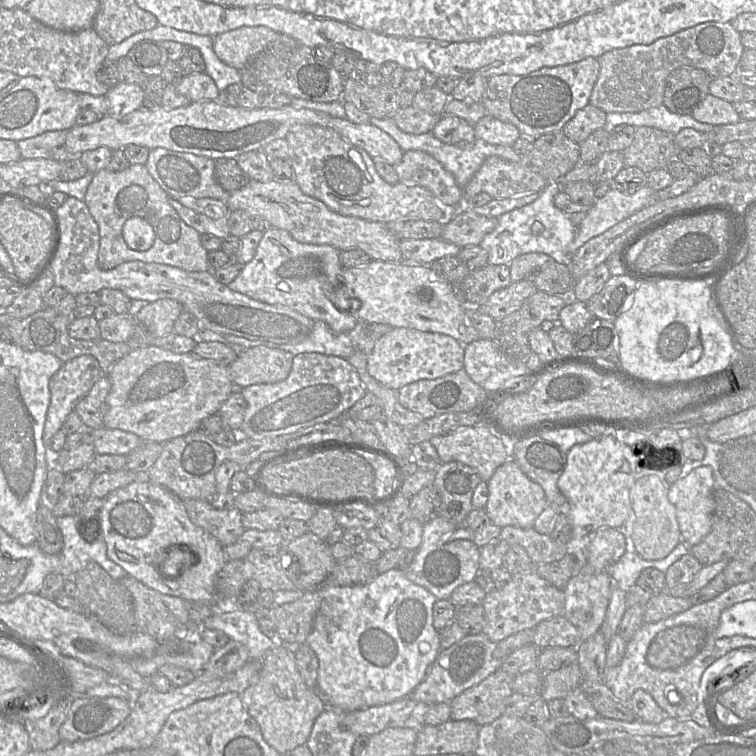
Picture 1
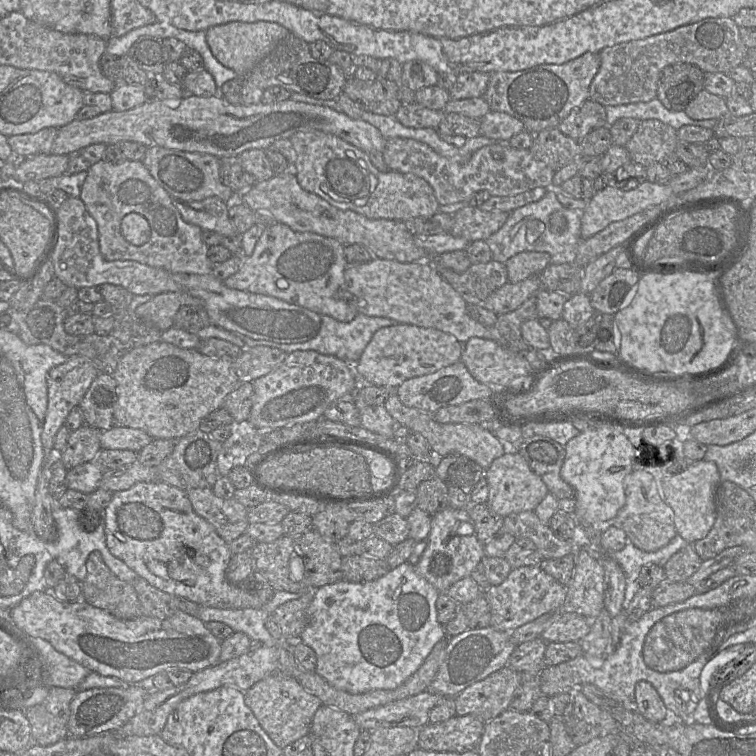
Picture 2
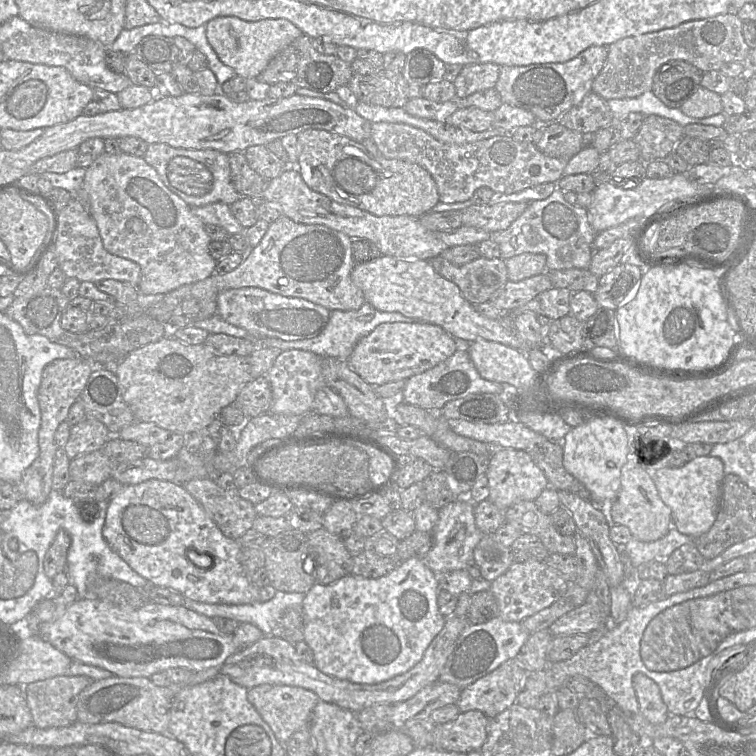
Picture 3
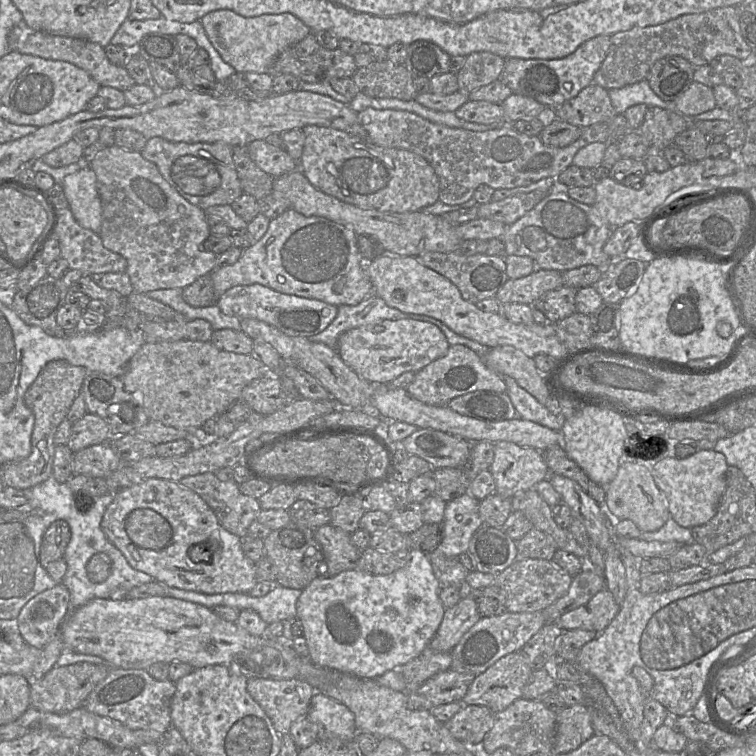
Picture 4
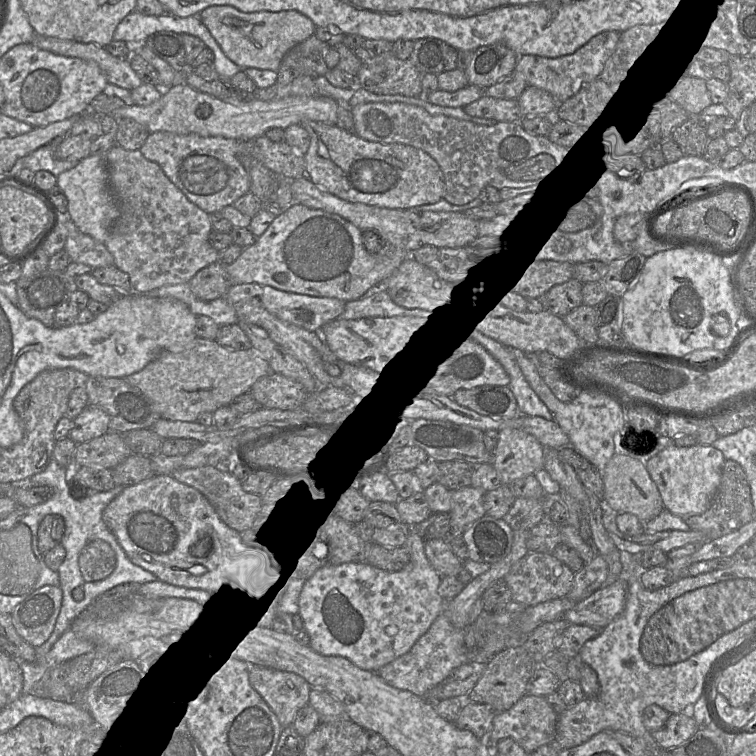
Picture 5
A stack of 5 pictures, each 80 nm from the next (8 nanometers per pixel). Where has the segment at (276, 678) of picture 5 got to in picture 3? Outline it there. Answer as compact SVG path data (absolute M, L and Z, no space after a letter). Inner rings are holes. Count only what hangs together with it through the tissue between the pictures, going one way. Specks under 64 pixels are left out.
M261 684L250 688L247 690L247 698L270 726L276 739L284 746L296 731L309 726L312 711L319 702L318 696L310 690L297 686L276 684Z

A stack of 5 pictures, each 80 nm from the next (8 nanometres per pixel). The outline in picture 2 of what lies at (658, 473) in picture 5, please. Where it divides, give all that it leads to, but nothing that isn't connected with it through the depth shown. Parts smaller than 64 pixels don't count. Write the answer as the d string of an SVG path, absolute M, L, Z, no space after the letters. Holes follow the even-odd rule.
M705 459L690 462L688 468L681 473L662 479L661 495L673 510L677 534L689 544L706 537L712 529L716 520L716 489L720 482L717 465Z

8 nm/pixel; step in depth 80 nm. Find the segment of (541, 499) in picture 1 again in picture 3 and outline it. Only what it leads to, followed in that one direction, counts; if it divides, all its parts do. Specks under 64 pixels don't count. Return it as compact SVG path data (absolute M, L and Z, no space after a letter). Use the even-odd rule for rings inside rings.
M496 448L491 455L487 469L489 497L493 504L507 510L522 501L535 501L549 487L542 470L534 463L527 451L510 448Z

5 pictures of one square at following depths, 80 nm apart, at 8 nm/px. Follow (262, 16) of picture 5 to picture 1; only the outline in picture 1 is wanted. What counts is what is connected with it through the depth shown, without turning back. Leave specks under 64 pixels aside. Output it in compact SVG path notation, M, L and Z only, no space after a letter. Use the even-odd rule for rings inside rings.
M265 26L240 27L214 36L213 50L222 62L240 71L277 35Z

